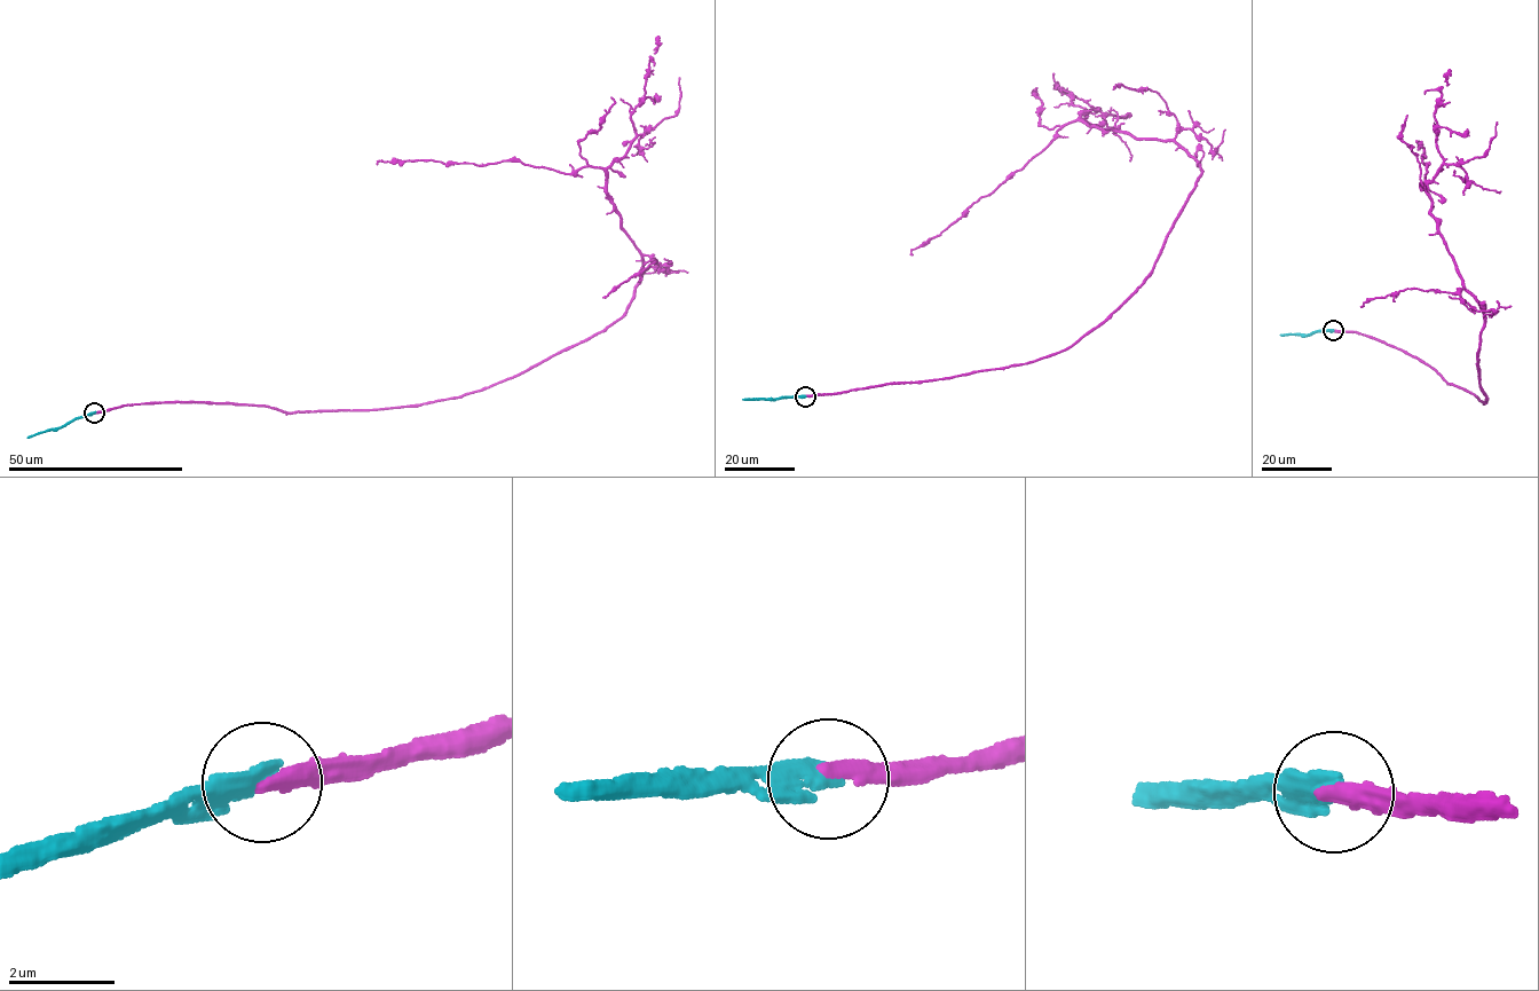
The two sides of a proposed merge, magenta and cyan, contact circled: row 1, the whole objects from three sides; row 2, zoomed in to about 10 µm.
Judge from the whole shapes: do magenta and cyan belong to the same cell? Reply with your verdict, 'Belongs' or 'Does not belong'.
Does not belong

